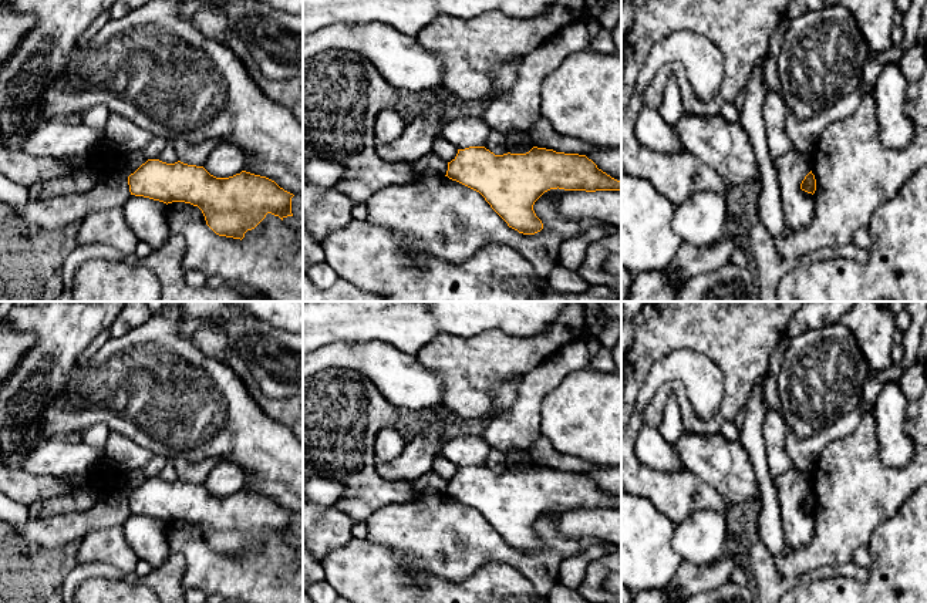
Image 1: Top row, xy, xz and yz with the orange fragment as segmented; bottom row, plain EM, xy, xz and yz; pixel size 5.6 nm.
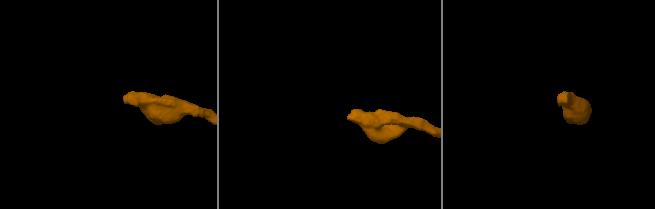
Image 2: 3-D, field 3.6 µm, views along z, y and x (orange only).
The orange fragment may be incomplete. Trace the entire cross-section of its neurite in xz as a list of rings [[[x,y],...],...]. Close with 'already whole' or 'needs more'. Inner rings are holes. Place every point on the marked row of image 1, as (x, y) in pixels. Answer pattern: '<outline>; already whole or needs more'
[[[485,146],[458,149],[456,156],[448,162],[445,176],[479,192],[509,228],[523,235],[535,235],[543,229],[533,205],[550,189],[621,191],[621,182],[599,169],[586,155],[556,152],[537,146],[526,154],[508,152],[503,155],[495,155]]]; already whole

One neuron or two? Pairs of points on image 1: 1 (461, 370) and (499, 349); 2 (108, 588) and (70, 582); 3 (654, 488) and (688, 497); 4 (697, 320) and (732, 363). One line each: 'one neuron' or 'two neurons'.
1: one neuron
2: two neurons
3: one neuron
4: one neuron

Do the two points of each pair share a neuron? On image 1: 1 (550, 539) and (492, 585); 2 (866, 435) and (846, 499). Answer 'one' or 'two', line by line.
1: two
2: one

